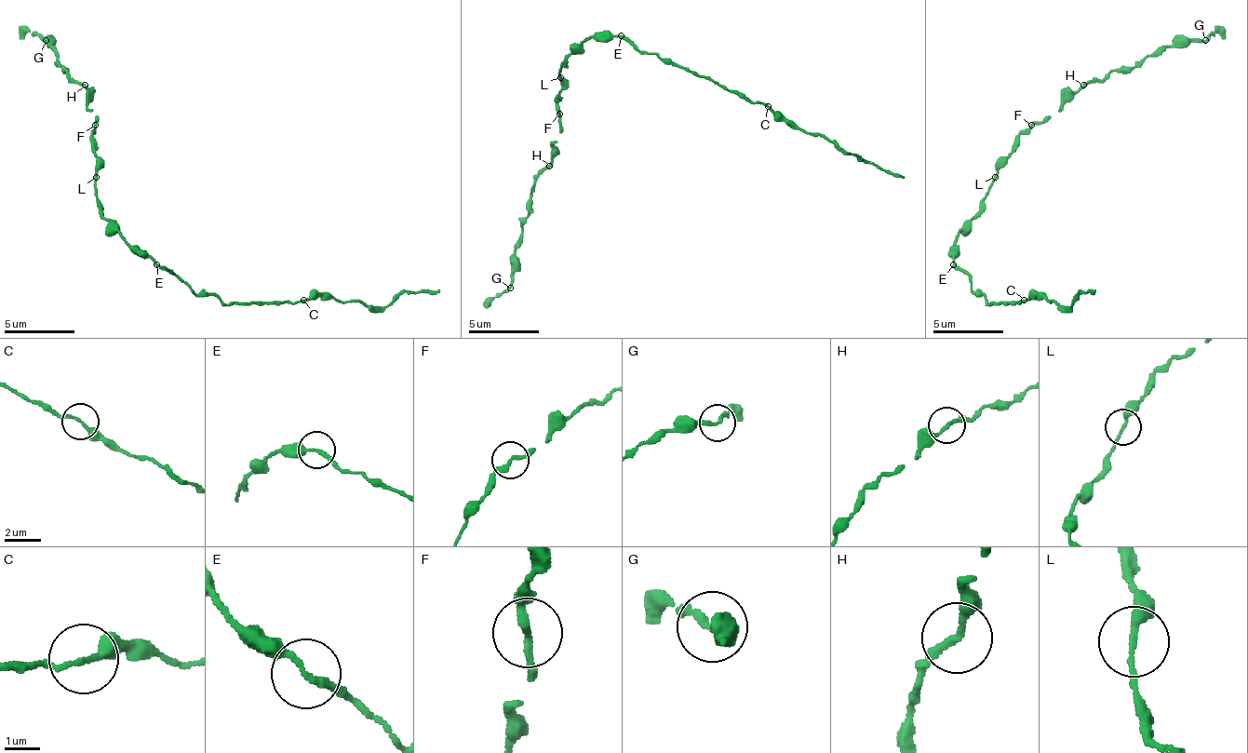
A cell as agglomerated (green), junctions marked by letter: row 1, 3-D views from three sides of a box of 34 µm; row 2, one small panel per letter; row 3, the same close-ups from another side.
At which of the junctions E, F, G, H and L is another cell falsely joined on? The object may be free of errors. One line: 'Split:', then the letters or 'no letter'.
Split: no letter

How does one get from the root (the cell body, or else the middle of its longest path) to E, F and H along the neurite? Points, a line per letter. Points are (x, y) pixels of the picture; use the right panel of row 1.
E: (956, 236), (956, 258), (952, 265)
F: (956, 236), (981, 208), (981, 198), (995, 177), (995, 167), (1016, 145), (1030, 124)
H: (956, 236), (981, 208), (981, 198), (995, 177), (995, 167), (1034, 124), (1044, 124), (1083, 85)

